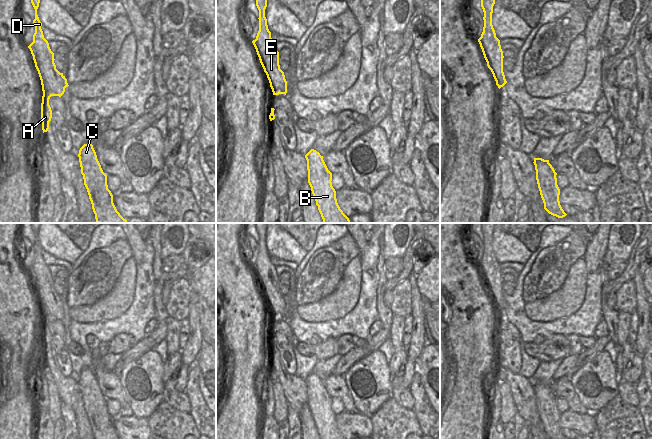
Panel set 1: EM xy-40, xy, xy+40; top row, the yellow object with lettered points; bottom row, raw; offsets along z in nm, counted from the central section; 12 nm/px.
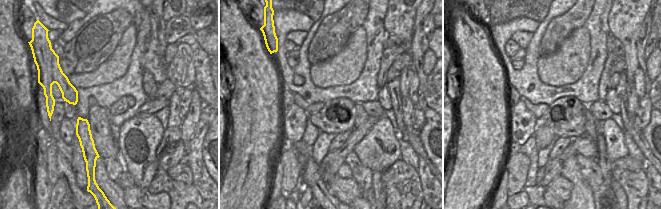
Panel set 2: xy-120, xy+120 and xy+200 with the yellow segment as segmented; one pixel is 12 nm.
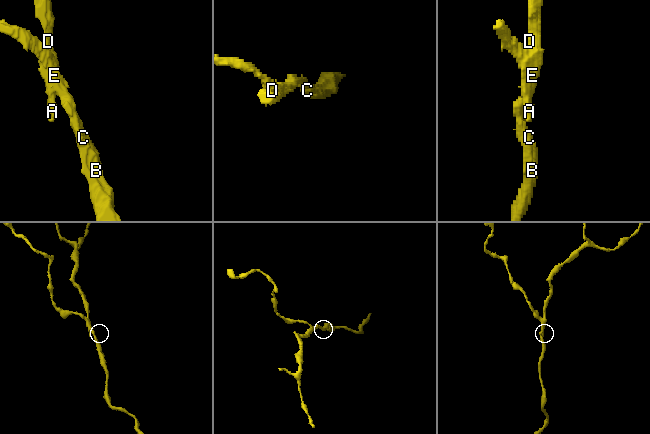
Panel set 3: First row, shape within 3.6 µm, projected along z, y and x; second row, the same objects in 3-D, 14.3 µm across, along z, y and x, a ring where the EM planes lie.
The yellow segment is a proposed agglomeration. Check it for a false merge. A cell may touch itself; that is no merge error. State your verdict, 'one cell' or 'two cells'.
two cells

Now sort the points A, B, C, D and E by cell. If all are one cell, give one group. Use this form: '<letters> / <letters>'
A / B C D E

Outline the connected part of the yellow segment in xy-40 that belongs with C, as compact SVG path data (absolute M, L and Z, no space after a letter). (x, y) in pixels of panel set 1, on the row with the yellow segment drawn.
M84 144L78 157L96 222L127 223L113 203L113 195L107 185L107 175L101 168L93 145Z

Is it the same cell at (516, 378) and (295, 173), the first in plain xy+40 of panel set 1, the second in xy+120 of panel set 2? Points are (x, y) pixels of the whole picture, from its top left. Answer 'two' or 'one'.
two

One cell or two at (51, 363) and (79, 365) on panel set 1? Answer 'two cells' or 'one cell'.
two cells

